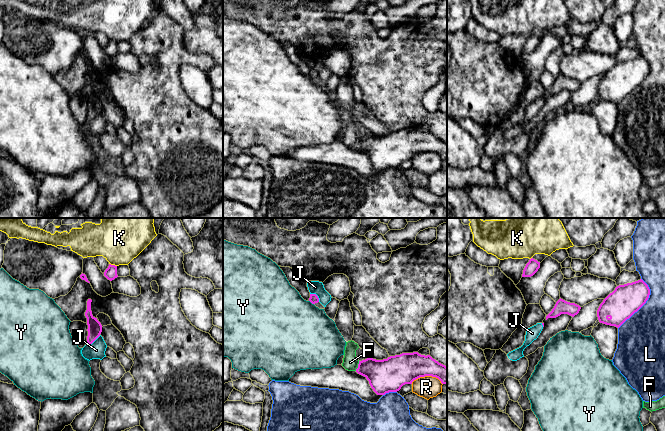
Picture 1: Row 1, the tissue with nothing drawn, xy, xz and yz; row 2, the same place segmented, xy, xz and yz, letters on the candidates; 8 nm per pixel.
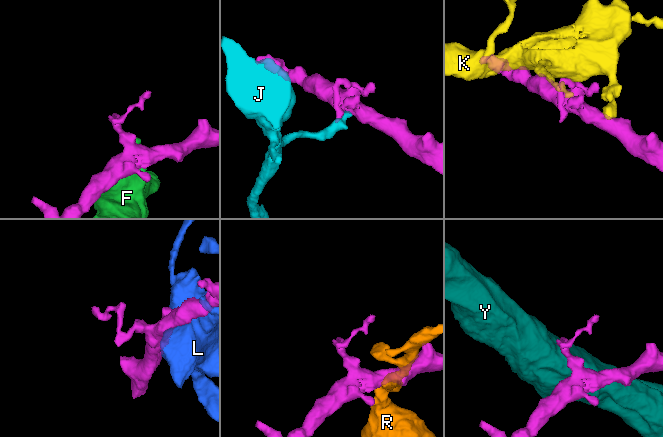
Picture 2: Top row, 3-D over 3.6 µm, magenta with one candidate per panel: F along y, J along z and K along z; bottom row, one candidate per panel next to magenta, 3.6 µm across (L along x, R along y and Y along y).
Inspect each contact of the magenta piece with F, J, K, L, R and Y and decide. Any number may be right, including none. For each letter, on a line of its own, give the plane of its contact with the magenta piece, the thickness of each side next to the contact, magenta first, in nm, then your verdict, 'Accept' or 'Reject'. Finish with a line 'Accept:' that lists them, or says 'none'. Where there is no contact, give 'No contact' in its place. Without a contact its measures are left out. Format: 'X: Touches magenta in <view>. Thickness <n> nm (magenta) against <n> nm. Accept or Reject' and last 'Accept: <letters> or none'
F: Touches magenta in xz. Thickness 260 nm (magenta) against 130 nm. Reject
J: Touches magenta in xy. Thickness 110 nm (magenta) against 140 nm. Reject
K: Touches magenta in xy. Thickness 100 nm (magenta) against 400 nm. Reject
L: Touches magenta in yz. Thickness 240 nm (magenta) against 360 nm. Reject
R: Touches magenta in xz. Thickness 240 nm (magenta) against 180 nm. Reject
Y: Touches magenta in xz. Thickness 70 nm (magenta) against 480 nm. Reject
Accept: none

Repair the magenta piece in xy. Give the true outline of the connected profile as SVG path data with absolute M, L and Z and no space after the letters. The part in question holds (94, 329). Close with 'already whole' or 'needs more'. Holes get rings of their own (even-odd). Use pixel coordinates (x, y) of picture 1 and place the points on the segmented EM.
M88 299L87 301L87 310L85 312L85 316L87 318L87 325L88 325L88 336L87 336L87 342L86 344L92 344L101 334L102 332L102 325L101 323L97 320L92 315L91 311L91 299Z | already whole

